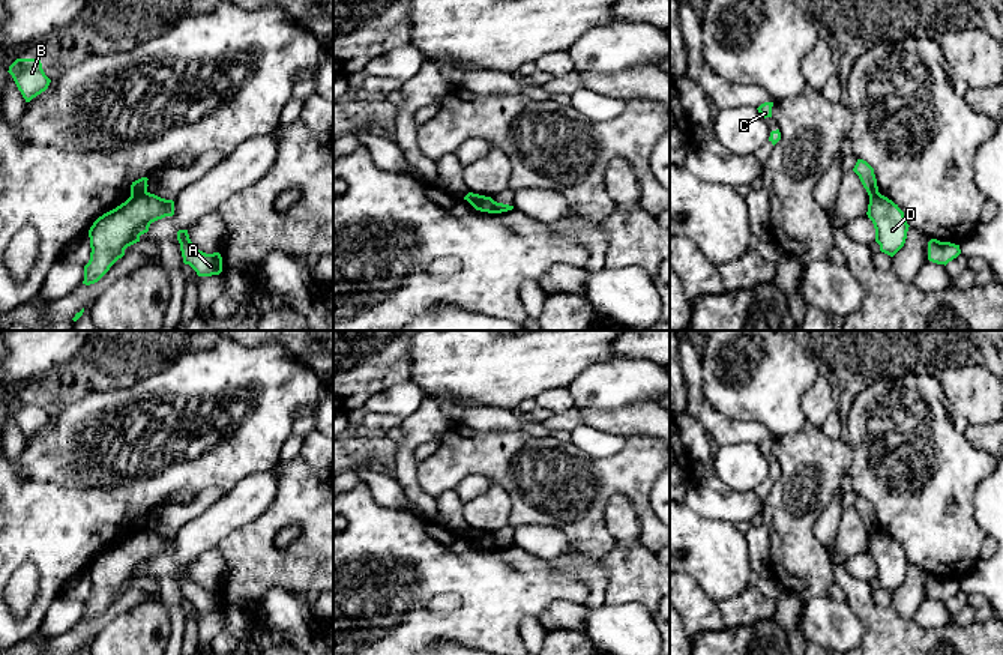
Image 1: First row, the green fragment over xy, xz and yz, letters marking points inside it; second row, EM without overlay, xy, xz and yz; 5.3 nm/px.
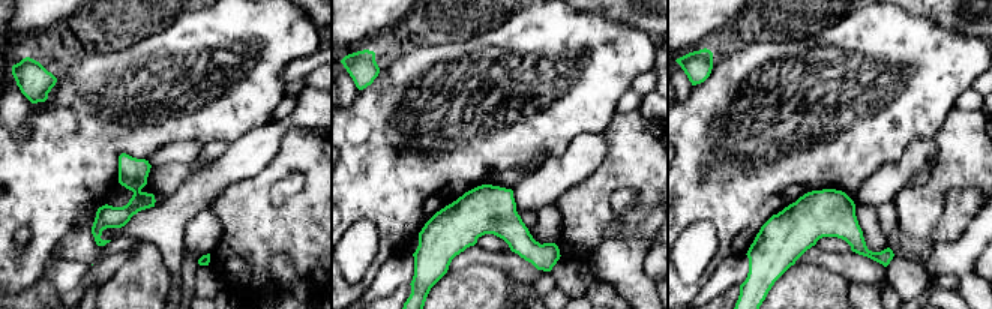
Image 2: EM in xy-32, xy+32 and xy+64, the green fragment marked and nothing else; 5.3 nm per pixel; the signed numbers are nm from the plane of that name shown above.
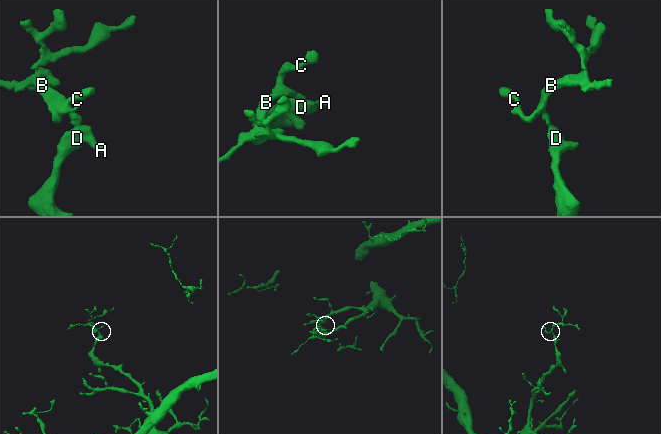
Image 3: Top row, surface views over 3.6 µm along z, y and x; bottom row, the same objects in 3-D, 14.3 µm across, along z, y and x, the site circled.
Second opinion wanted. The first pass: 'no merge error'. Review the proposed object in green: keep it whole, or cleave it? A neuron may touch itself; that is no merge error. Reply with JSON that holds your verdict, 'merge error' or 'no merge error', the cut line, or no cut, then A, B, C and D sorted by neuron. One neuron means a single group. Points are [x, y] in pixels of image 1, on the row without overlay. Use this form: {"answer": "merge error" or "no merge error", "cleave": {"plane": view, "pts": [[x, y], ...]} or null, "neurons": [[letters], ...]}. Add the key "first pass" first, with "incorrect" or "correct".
{"first pass": "incorrect", "answer": "merge error", "cleave": {"plane": "xy", "pts": [[146, 528], [131, 534]]}, "neurons": [["A", "D"], ["B", "C"]]}

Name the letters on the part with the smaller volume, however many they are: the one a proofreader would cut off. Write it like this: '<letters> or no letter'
B, C

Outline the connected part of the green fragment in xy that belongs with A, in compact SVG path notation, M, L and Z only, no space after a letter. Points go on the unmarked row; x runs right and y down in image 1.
M179 566L177 577L180 580L183 599L189 601L198 613L212 613L222 608L221 590L206 590L195 584L189 575L188 566Z

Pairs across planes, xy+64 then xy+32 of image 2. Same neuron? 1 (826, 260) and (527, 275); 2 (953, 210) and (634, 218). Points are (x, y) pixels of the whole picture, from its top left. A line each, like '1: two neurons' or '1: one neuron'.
1: one neuron
2: two neurons

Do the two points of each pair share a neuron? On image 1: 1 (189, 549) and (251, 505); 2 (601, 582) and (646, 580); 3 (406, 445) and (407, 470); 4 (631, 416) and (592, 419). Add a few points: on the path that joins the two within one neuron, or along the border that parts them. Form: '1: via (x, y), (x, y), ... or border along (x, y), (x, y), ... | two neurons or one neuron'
1: via (204, 534), (236, 508) | one neuron
2: border along (599, 561), (608, 582), (604, 603) | two neurons
3: via (406, 451), (406, 464) | one neuron
4: via (622, 419), (601, 419) | one neuron

